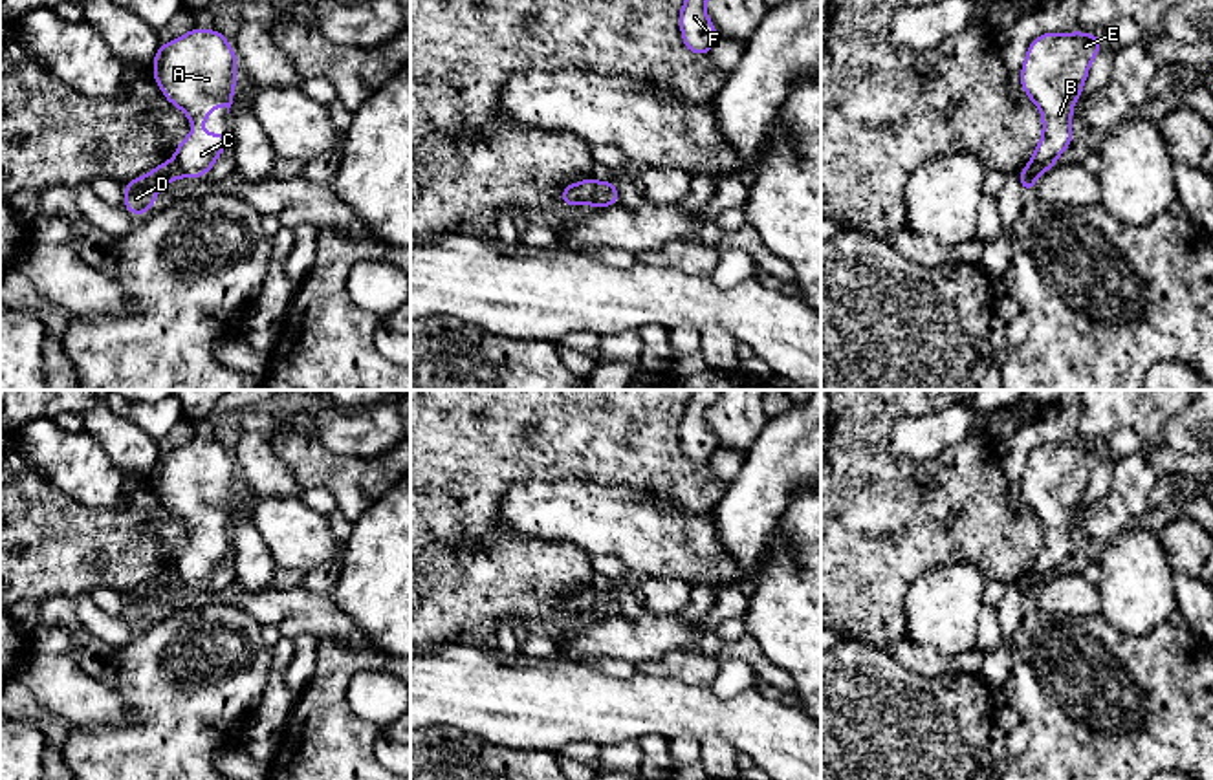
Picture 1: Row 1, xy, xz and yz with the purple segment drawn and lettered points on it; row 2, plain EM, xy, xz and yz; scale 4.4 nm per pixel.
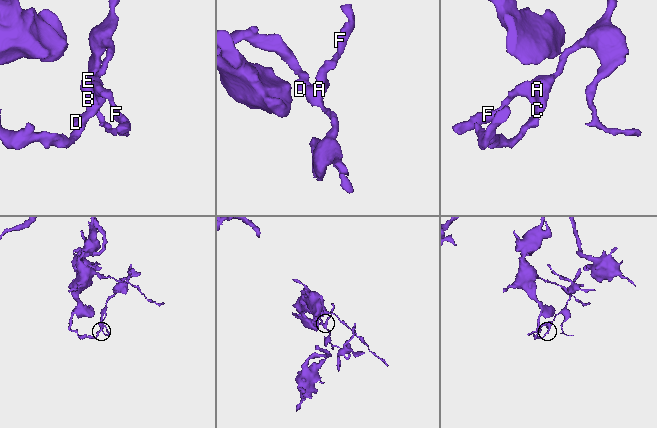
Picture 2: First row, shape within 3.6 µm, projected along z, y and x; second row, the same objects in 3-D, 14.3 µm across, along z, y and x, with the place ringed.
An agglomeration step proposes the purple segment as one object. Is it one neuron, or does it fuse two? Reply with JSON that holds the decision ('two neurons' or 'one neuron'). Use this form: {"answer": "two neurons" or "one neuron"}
{"answer": "two neurons"}

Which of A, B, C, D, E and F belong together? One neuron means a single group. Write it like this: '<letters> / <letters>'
A B C E F / D

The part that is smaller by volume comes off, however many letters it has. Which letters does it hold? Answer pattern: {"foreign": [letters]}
{"foreign": ["A", "B", "C", "E", "F"]}

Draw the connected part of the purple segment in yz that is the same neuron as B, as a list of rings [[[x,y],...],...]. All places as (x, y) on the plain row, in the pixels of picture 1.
[[[1044,443],[1028,456],[1021,480],[1024,504],[1043,524],[1043,547],[1028,573],[1039,584],[1050,580],[1072,555],[1072,516],[1081,509],[1101,449],[1092,443]]]

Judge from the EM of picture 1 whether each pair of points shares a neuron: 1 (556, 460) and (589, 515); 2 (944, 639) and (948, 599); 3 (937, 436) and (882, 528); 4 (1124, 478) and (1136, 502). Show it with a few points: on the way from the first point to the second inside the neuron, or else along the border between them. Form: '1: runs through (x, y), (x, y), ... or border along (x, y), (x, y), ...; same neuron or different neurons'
1: border along (524, 480), (589, 480), (611, 487); different neurons
2: runs through (944, 630), (944, 608); same neuron
3: border along (961, 440), (928, 460), (904, 460), (887, 449); different neurons
4: runs through (1129, 484), (1136, 497); same neuron

